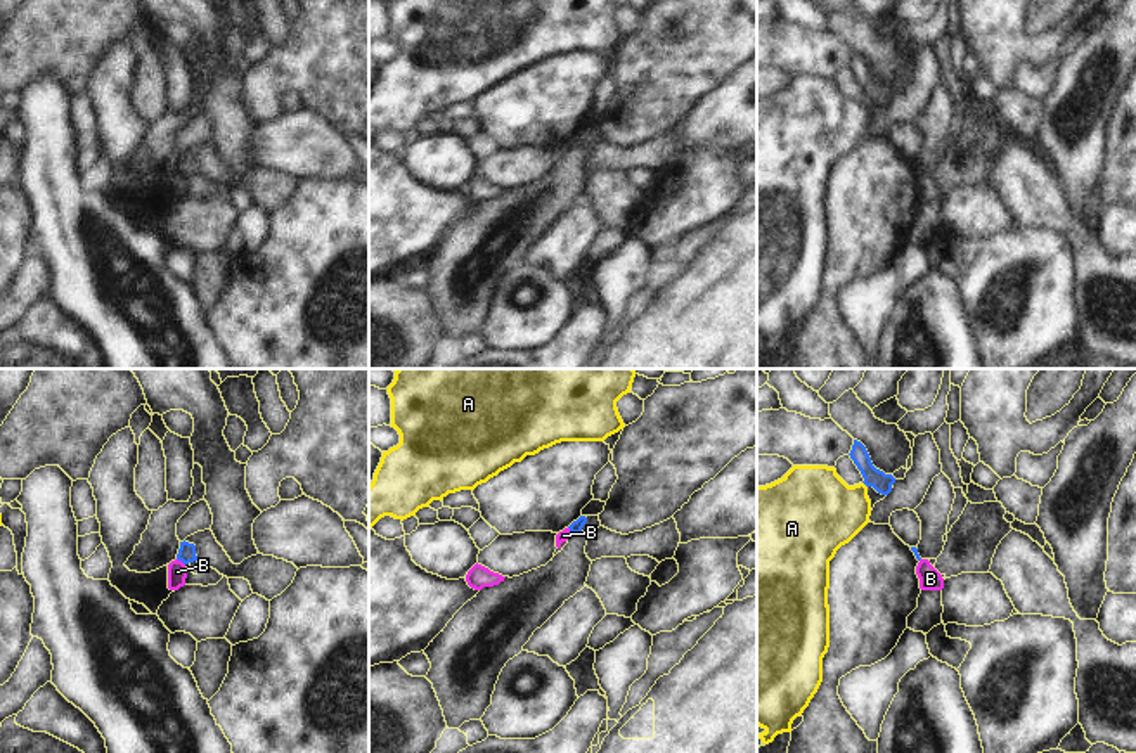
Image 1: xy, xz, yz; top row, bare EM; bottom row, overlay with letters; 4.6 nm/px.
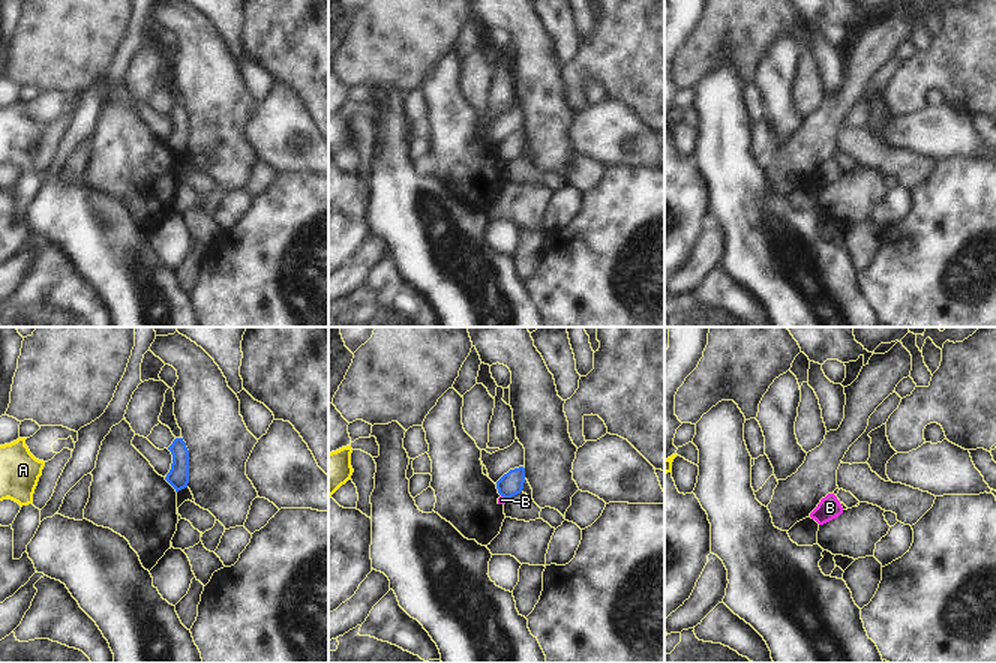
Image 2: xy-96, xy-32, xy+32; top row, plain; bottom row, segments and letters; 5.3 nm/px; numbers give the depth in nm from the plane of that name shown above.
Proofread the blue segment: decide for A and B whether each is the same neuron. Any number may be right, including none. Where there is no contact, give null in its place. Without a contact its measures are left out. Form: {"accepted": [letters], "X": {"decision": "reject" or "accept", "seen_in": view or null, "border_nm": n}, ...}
{"accepted": [], "A": {"decision": "reject", "seen_in": "yz", "border_nm": 40}, "B": {"decision": "reject", "seen_in": "xy", "border_nm": 50}}

